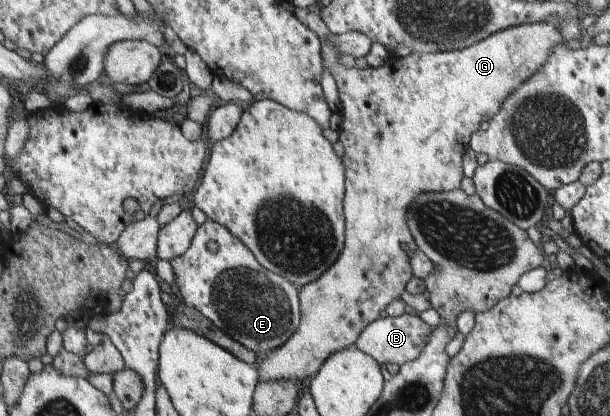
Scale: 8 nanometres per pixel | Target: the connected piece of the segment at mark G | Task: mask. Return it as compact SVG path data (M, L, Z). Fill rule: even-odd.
M548 19L544 23L530 23L526 25L520 25L512 27L510 29L497 32L495 35L472 45L462 50L453 50L448 52L437 52L428 54L417 54L411 53L405 58L395 58L387 62L383 67L380 68L366 68L356 69L356 67L342 67L342 56L340 51L332 45L328 45L328 41L323 41L323 61L325 67L329 70L332 77L337 83L339 89L340 98L340 114L342 116L342 129L340 132L340 142L344 147L344 155L342 159L344 165L347 168L346 176L346 191L344 191L344 217L346 217L346 241L345 249L340 259L336 261L335 265L330 267L320 279L316 282L308 283L307 286L302 286L299 291L299 297L301 300L301 312L303 313L303 321L300 325L299 331L288 339L288 342L279 349L266 354L264 357L258 358L256 366L259 368L260 382L262 381L304 381L304 379L311 379L316 376L320 369L324 366L324 363L331 358L332 354L338 351L342 351L357 344L360 335L373 322L376 322L382 311L386 311L390 303L396 302L396 299L400 299L400 295L406 291L410 279L414 278L412 273L412 265L410 265L410 251L416 251L419 246L416 243L415 236L412 235L411 228L407 223L408 209L414 203L414 199L418 195L423 195L429 192L446 192L455 191L461 188L464 177L464 169L462 169L462 159L464 159L464 153L468 151L470 147L472 135L476 134L481 128L486 127L486 123L490 122L490 119L494 115L499 114L502 109L504 101L508 99L510 95L514 94L514 91L527 82L532 75L535 75L540 67L544 66L544 63L548 62L548 57L552 53L552 49L556 45L560 45L564 40L564 35L560 31L560 26L564 25L560 19Z

